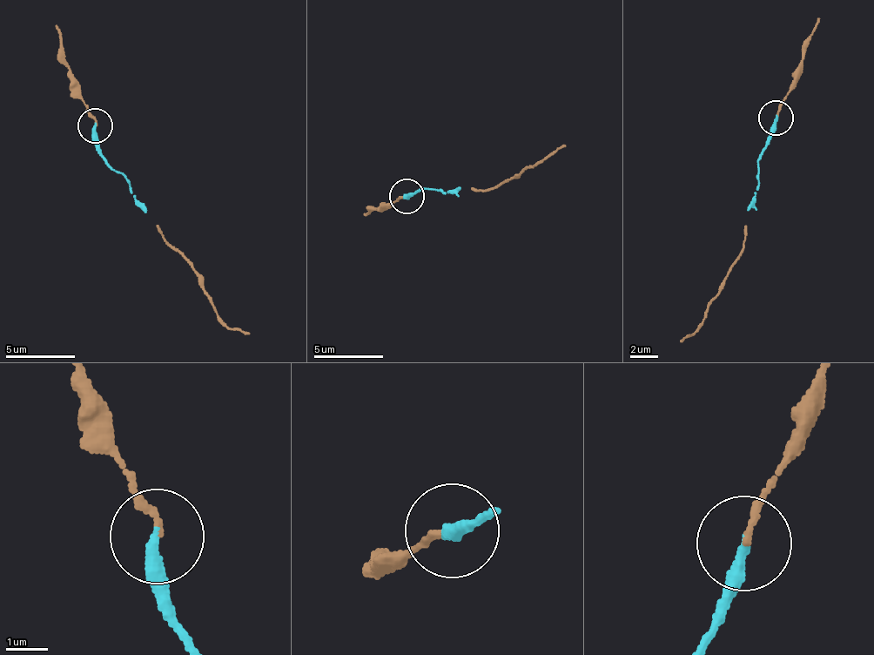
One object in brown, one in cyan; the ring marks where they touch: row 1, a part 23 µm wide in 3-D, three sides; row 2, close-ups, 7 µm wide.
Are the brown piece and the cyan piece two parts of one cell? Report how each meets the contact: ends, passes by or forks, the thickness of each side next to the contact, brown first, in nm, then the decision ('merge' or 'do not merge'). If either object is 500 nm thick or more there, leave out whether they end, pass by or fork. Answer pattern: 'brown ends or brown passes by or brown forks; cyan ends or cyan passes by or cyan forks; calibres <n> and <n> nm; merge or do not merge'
brown ends; cyan ends; calibres 150 and 300 nm; merge

